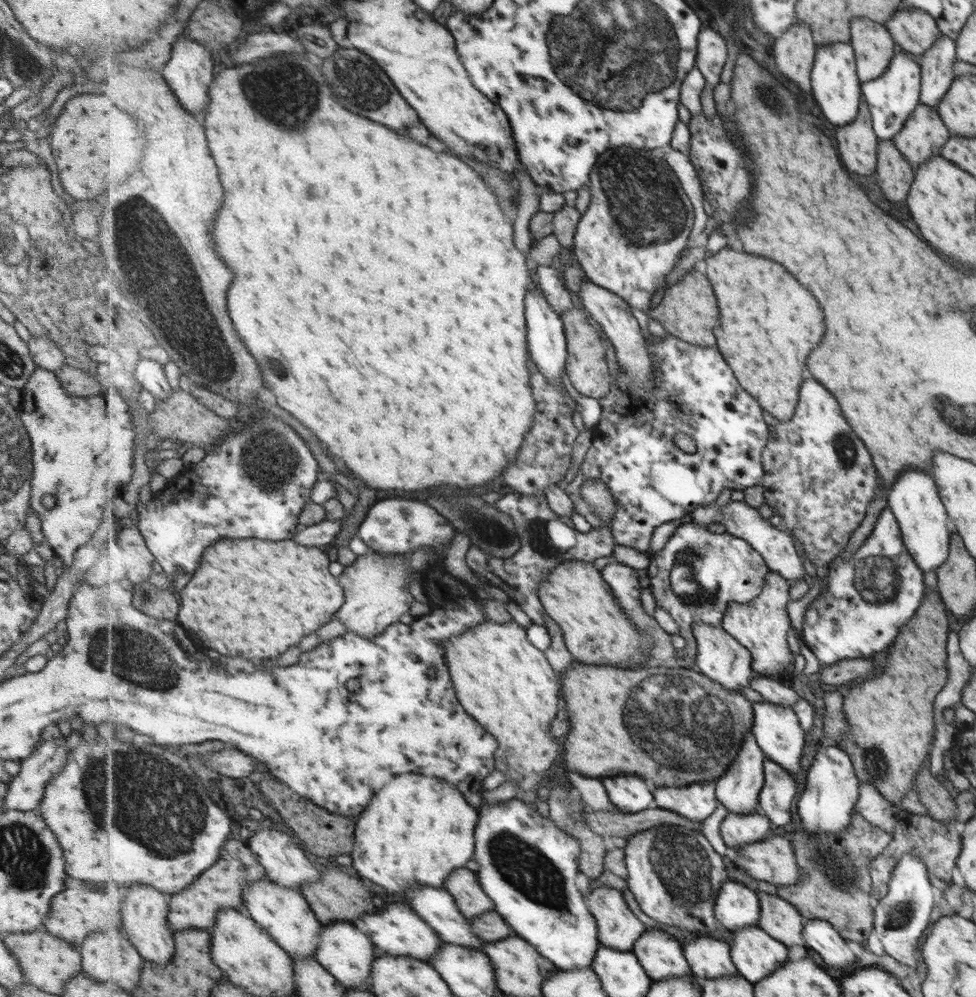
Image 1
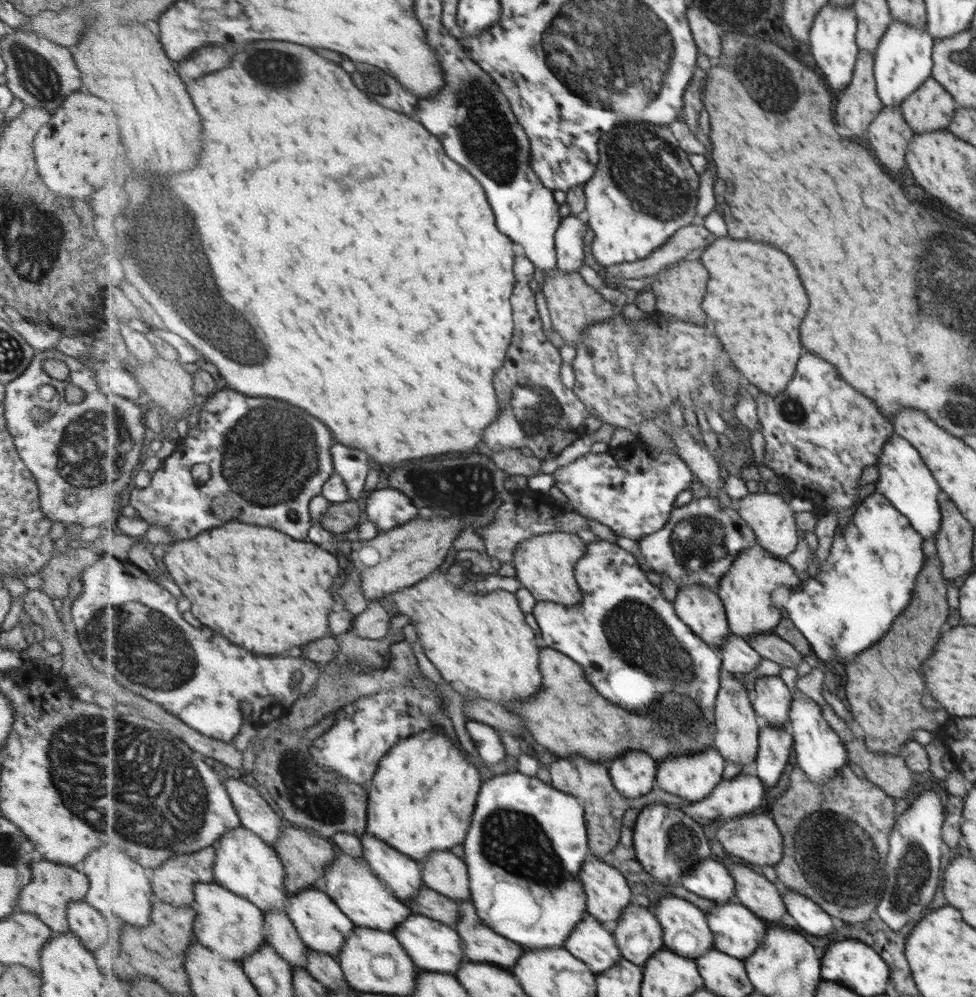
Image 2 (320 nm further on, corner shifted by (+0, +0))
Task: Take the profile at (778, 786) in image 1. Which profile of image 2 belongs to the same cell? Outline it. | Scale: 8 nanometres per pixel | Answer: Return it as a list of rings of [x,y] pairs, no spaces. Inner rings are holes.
[[[765,726],[760,730],[760,751],[756,758],[757,776],[767,786],[775,786],[791,752],[791,736],[783,727]]]

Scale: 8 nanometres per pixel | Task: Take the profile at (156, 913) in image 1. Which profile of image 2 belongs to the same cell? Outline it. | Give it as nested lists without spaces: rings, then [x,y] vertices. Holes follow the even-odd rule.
[[[101,845],[99,848],[91,849],[89,854],[73,867],[84,874],[89,882],[89,888],[83,898],[87,904],[108,918],[115,916],[121,922],[136,927],[149,924],[153,906],[153,888],[151,888],[151,878],[147,876],[147,872],[150,872],[148,868],[141,866],[137,860],[133,860],[129,854],[125,854],[115,846],[107,848]]]

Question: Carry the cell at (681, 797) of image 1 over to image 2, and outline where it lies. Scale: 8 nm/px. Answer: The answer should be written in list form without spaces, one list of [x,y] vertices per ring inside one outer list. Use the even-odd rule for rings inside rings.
[[[709,748],[707,752],[669,757],[659,762],[657,786],[667,792],[686,798],[691,802],[705,800],[724,778],[726,765],[729,762],[717,748]]]

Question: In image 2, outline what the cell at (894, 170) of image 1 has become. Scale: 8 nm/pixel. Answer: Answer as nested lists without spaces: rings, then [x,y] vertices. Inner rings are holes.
[[[883,106],[869,123],[867,140],[873,148],[873,154],[877,160],[881,160],[881,164],[885,164],[885,168],[901,170],[906,167],[904,155],[913,136],[900,107]]]

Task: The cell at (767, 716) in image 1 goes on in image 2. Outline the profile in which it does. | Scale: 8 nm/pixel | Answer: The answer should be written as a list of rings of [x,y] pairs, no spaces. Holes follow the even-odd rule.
[[[765,676],[755,680],[757,692],[754,709],[765,719],[769,727],[783,727],[789,724],[791,695],[783,681],[777,676]]]

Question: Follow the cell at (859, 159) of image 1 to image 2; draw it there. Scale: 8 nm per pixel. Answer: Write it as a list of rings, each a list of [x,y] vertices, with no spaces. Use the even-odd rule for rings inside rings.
[[[861,51],[857,72],[852,72],[853,84],[837,94],[837,124],[861,136],[873,117],[882,109],[876,92],[875,58]]]

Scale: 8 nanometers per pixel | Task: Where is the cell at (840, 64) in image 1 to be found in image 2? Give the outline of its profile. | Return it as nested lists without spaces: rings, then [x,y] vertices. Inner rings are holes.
[[[825,4],[820,12],[817,12],[815,20],[809,32],[809,46],[811,56],[821,74],[825,76],[829,86],[839,92],[852,77],[852,70],[855,59],[857,58],[859,46],[856,44],[855,34],[858,22],[854,9],[849,7],[831,6]]]

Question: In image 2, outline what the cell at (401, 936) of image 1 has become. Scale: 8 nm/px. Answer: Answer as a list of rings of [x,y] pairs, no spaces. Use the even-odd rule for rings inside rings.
[[[342,852],[336,856],[324,872],[323,886],[325,892],[332,897],[340,909],[356,924],[357,927],[375,928],[393,932],[413,914],[409,904],[405,904],[388,884],[381,880],[369,864]]]

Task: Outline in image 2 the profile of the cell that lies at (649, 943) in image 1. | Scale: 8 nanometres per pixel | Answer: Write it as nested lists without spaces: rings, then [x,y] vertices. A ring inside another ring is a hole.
[[[633,901],[613,933],[624,958],[644,967],[653,953],[665,948],[664,930],[654,910]]]

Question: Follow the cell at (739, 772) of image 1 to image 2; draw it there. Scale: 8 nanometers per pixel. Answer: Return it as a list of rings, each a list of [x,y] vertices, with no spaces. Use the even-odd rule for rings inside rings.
[[[721,669],[720,694],[716,700],[715,725],[717,728],[715,744],[717,749],[731,763],[741,763],[745,766],[745,772],[757,774],[755,768],[747,770],[751,762],[756,763],[757,755],[760,751],[760,730],[757,724],[757,716],[754,704],[751,704],[751,698],[747,694],[747,688],[743,686],[743,681],[735,679],[735,674]]]

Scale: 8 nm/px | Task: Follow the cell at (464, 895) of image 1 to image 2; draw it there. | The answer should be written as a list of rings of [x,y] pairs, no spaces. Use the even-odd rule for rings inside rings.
[[[433,852],[429,860],[419,862],[425,886],[452,899],[471,899],[468,864],[453,852]]]

